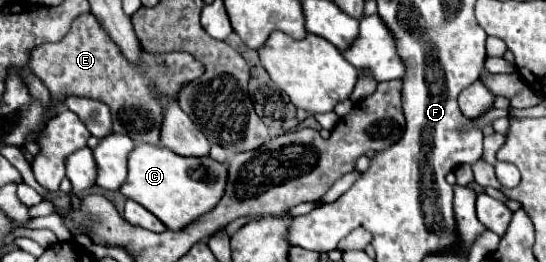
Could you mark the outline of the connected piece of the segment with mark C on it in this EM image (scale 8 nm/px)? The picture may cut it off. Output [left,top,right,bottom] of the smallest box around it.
[119,143,227,229]

